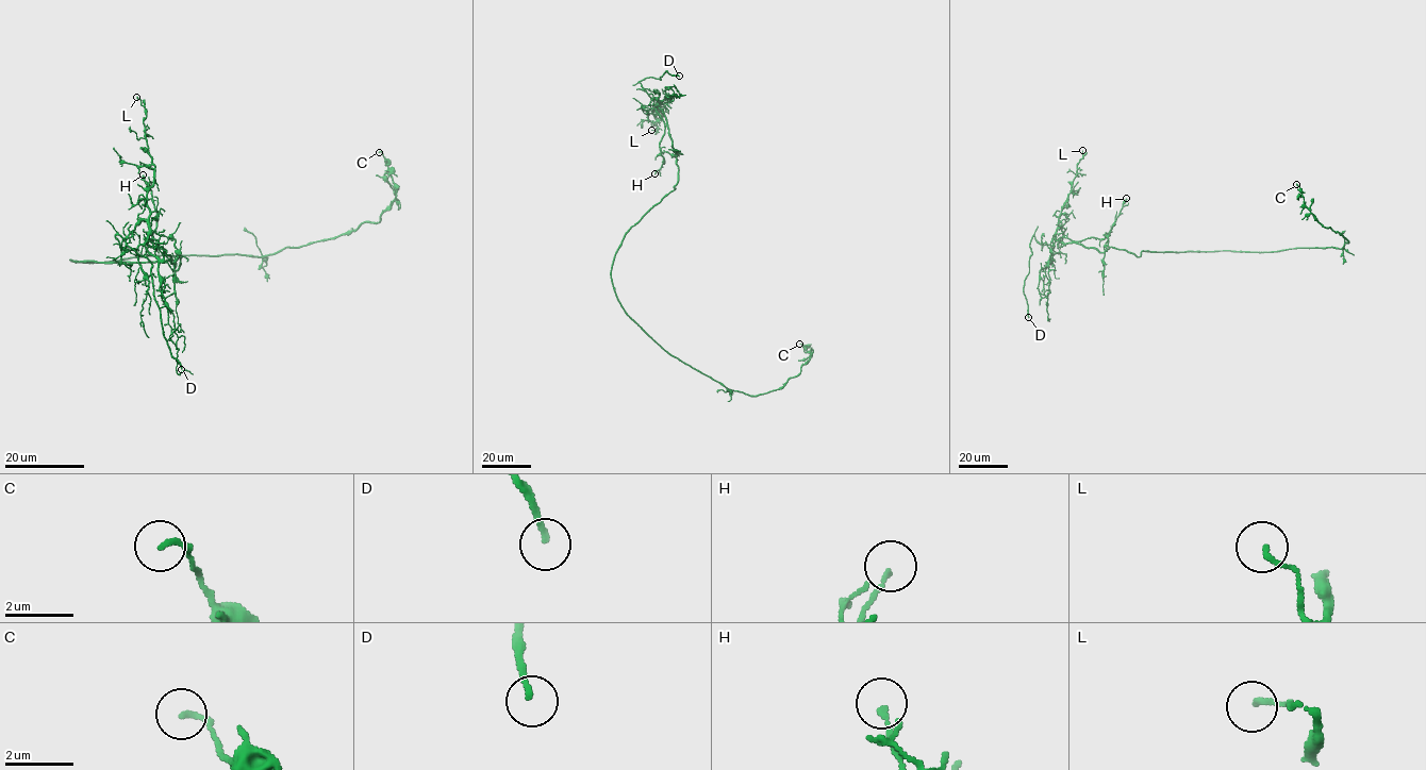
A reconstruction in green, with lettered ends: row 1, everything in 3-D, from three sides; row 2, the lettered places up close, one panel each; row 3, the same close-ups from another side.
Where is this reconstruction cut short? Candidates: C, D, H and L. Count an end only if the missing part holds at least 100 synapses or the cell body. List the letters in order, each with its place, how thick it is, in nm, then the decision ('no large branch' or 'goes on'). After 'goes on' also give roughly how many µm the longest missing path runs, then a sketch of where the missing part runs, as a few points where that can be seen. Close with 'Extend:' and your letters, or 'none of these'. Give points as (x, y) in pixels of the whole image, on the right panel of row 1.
C: at (1296, 184); 180 nm thick; no large branch
D: at (1028, 317); 160 nm thick; goes on; about 60 µm are missing; missing branch runs (1028, 317), (1023, 332), (1031, 340), (1029, 357), (1026, 360), (1022, 354), (1021, 332), (1011, 339)
H: at (1126, 198); 90 nm thick; no large branch
L: at (1082, 150); 120 nm thick; no large branch
Extend: D

